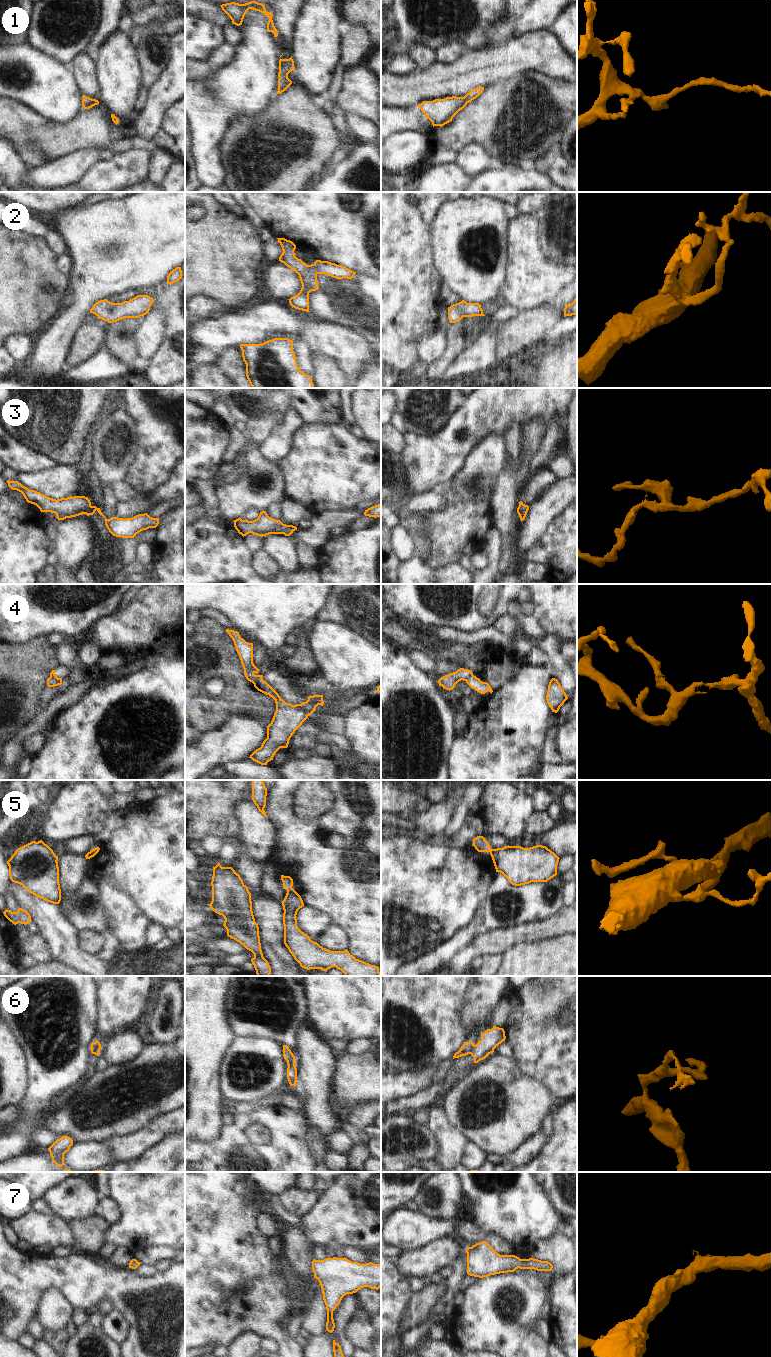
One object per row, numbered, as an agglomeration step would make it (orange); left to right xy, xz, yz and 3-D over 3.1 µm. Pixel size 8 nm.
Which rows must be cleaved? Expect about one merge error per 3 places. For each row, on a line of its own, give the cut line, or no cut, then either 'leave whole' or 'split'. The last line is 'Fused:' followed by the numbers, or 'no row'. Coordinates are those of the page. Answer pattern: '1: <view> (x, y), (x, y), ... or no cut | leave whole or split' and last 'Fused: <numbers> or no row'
1: no cut | leave whole
2: no cut | leave whole
3: no cut | leave whole
4: xz (244, 669), (253, 674) | split
5: xz (291, 887), (287, 890) | split
6: yz (475, 1045), (469, 1053) | split
7: no cut | leave whole
Fused: 4, 5, 6

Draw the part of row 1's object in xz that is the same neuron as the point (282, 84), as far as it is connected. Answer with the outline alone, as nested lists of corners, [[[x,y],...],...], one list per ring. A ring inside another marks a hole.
[[[291,58],[279,60],[279,73],[278,73],[278,91],[277,94],[284,92],[291,84],[292,81],[288,78],[288,74],[294,71],[294,61]]]

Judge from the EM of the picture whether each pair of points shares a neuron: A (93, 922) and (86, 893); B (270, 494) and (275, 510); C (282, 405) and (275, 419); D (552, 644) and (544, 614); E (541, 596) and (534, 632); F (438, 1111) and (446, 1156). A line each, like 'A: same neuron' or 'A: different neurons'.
A: same neuron
B: different neurons
C: different neurons
D: different neurons
E: different neurons
F: same neuron

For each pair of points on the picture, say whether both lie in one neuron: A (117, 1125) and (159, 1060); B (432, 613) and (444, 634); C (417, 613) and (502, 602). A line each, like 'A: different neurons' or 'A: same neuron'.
A: same neuron
B: different neurons
C: same neuron

